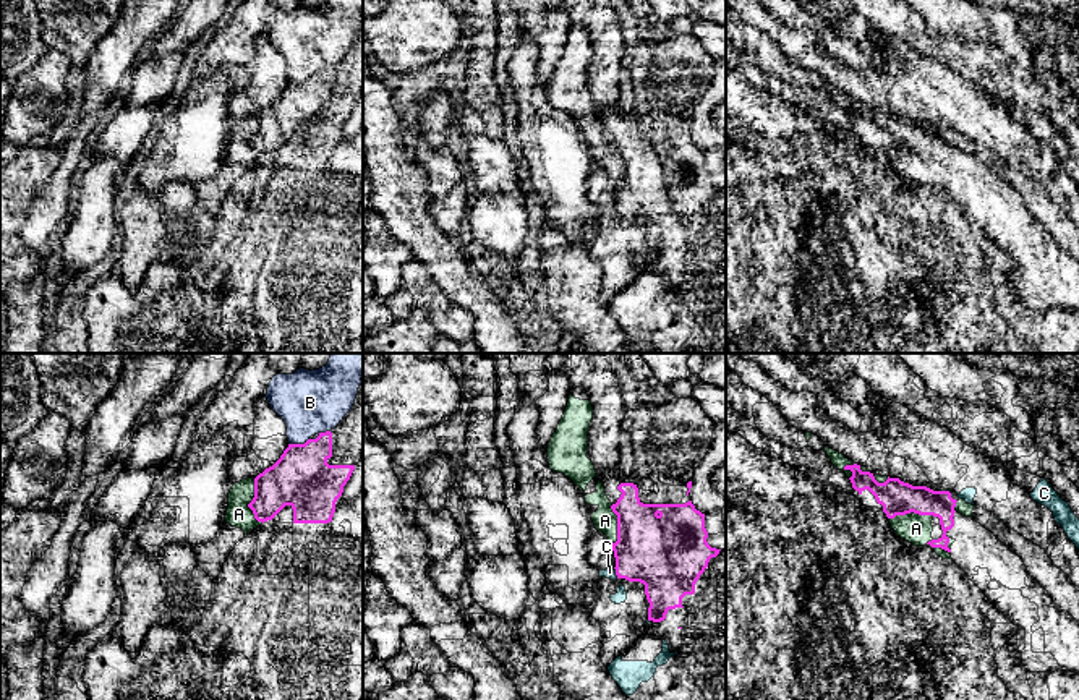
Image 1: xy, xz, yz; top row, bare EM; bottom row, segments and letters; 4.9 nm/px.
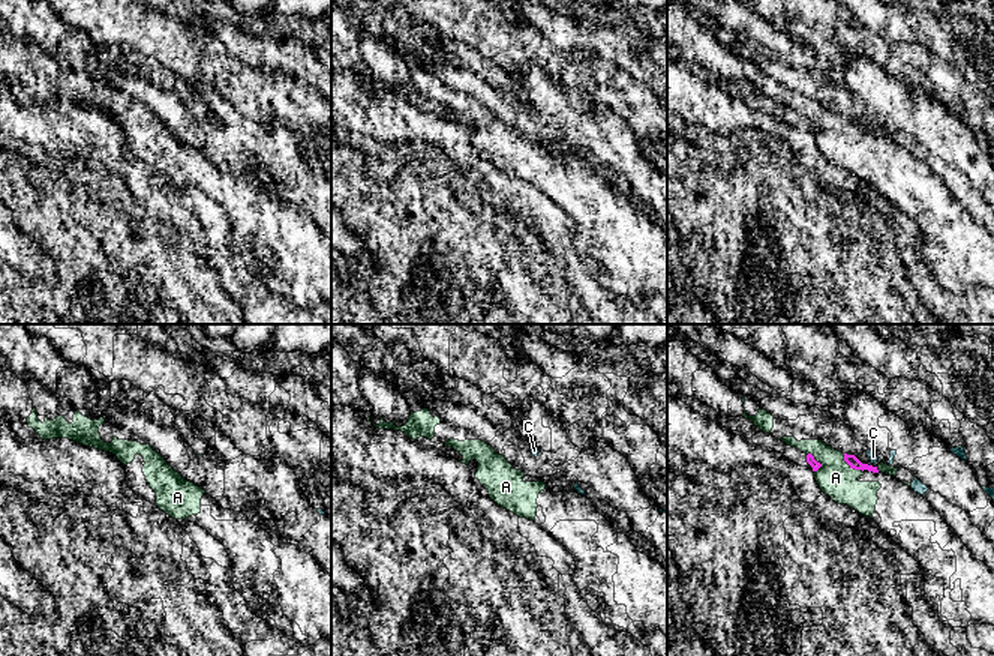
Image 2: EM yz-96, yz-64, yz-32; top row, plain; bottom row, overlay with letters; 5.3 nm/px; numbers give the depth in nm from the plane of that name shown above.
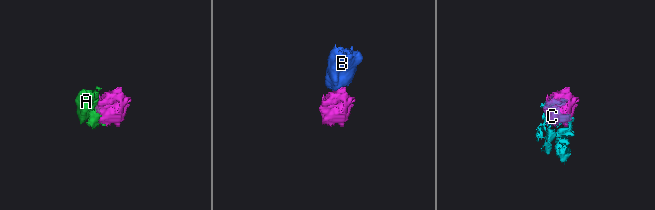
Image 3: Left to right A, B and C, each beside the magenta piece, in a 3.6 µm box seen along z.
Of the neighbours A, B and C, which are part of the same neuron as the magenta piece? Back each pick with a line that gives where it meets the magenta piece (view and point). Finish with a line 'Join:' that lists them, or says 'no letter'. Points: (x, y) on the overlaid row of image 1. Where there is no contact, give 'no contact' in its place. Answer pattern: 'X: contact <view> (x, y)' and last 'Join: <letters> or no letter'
Join: no letter

